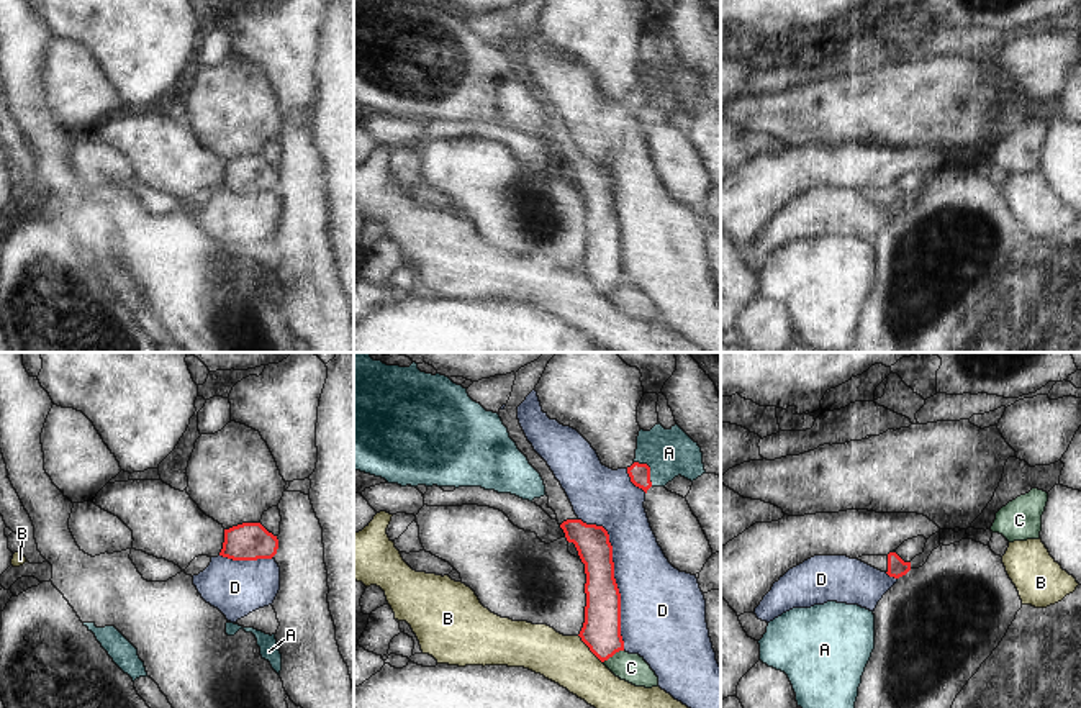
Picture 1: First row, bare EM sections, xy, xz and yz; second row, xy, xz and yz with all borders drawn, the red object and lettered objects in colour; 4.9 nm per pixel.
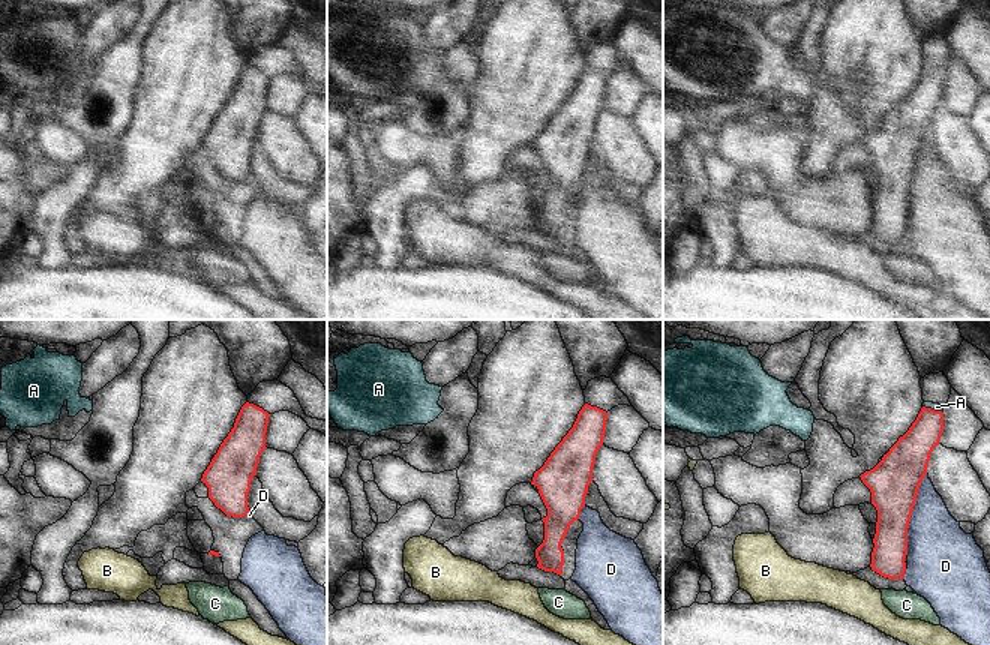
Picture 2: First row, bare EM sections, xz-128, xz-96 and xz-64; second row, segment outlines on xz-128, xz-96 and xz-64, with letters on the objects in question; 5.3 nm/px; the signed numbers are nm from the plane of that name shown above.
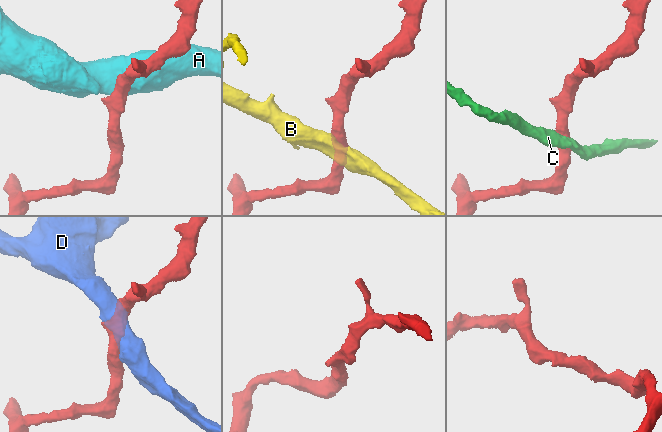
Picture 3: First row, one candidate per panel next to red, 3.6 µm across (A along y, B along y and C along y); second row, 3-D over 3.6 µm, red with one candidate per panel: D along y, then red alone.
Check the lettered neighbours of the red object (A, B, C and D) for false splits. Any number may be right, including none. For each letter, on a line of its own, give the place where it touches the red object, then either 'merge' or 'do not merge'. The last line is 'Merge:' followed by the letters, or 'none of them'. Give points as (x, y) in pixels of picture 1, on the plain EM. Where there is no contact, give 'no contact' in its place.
A: contact xz (649, 102); do not merge
B: contact xz (590, 282); do not merge
C: contact xz (613, 287); do not merge
D: contact xz (613, 210); do not merge
Merge: none of them

